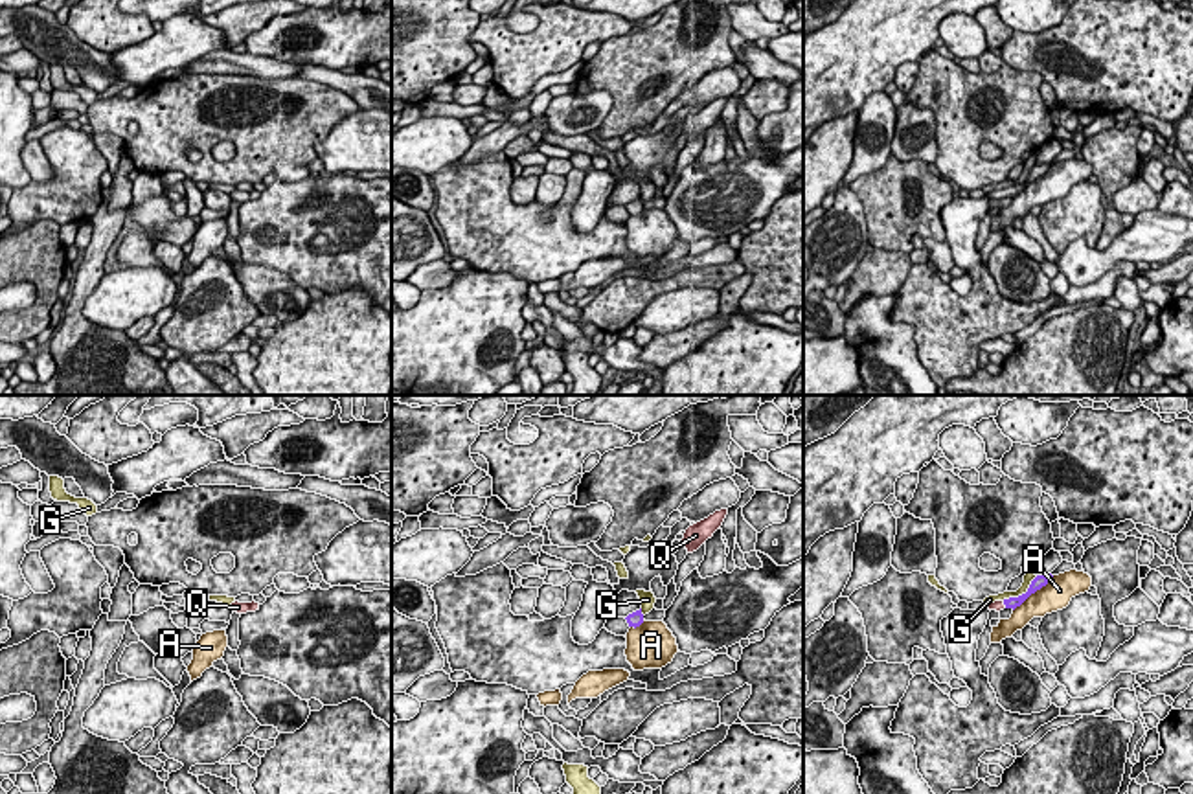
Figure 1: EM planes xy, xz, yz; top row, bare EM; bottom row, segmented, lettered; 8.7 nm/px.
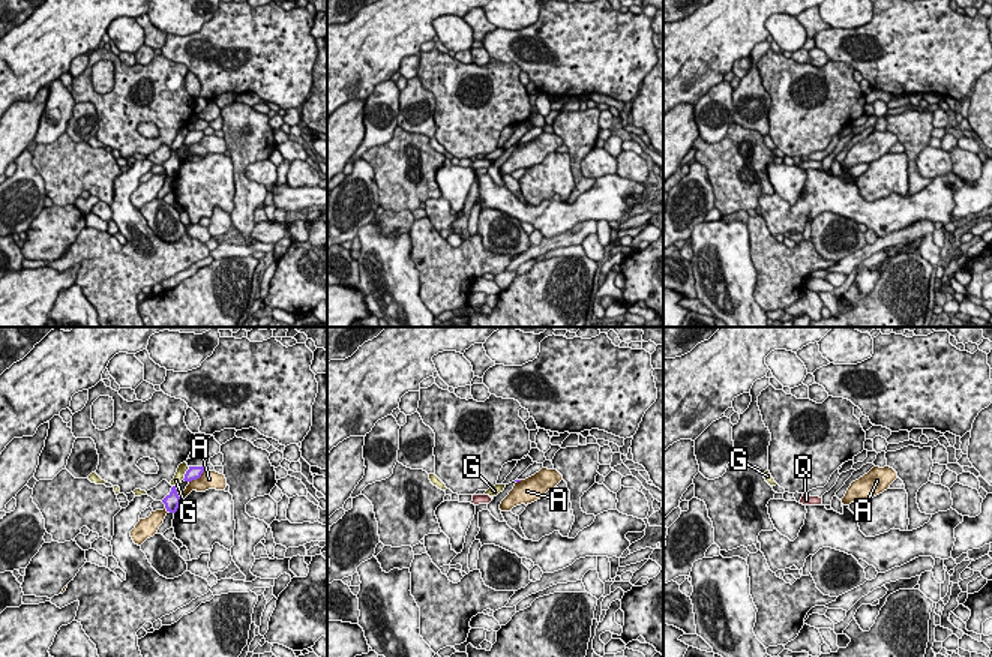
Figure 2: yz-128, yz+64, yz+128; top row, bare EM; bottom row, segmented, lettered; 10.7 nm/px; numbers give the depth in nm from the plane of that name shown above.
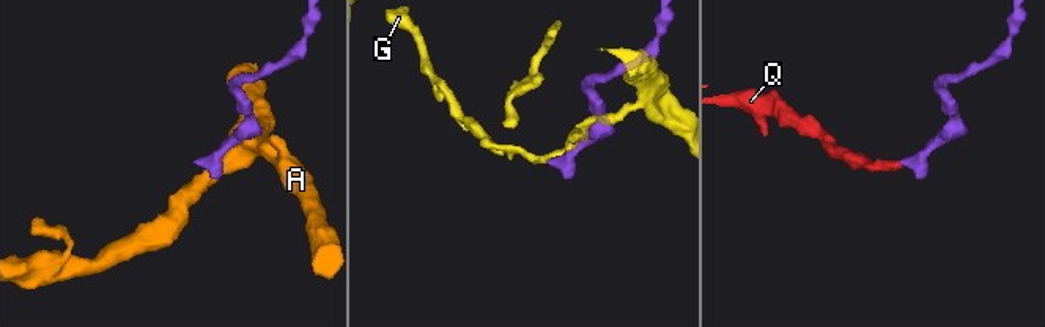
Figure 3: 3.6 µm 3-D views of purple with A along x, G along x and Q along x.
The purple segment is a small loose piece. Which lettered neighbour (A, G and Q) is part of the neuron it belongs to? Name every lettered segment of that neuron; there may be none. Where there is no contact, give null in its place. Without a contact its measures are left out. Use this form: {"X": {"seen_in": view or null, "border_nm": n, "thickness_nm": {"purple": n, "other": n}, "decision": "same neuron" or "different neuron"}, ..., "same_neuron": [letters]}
{"A": {"seen_in": "yz", "border_nm": 480, "thickness_nm": {"purple": 120, "other": 260}, "decision": "different neuron"}, "G": {"seen_in": "yz", "border_nm": 380, "thickness_nm": {"purple": 120, "other": 90}, "decision": "different neuron"}, "Q": {"seen_in": "yz", "border_nm": 70, "thickness_nm": {"purple": 100, "other": 100}, "decision": "same neuron"}, "same_neuron": ["Q"]}

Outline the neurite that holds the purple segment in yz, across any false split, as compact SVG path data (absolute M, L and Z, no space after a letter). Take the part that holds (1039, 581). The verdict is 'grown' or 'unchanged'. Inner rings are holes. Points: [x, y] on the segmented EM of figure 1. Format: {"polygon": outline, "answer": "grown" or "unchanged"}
{"polygon": "M1048 573L1048 575L1037 575L1037 577L1031 581L1031 584L1029 584L1029 588L1028 588L1026 594L1022 594L1022 596L1018 596L1018 597L1009 597L1009 599L1004 599L1004 601L994 601L994 603L987 605L987 608L989 608L989 610L996 610L996 612L1000 612L1000 610L1004 610L1004 608L1013 608L1013 610L1015 610L1015 608L1020 607L1031 594L1035 594L1037 590L1040 590L1042 586L1046 586L1051 577L1053 577L1051 573Z", "answer": "grown"}

